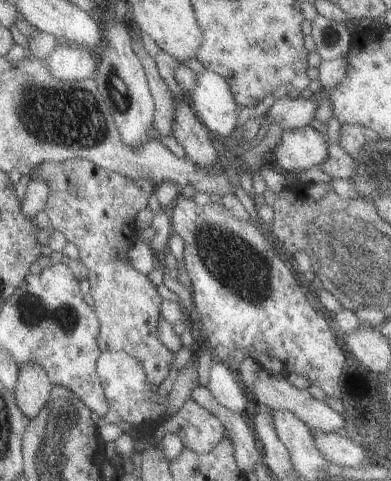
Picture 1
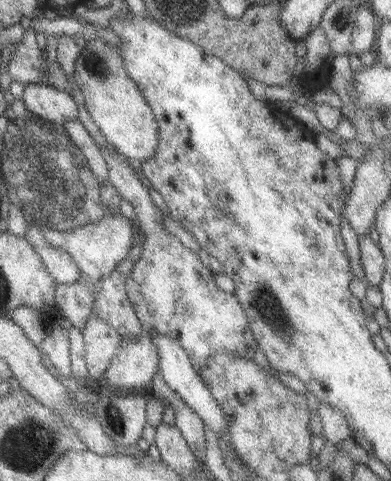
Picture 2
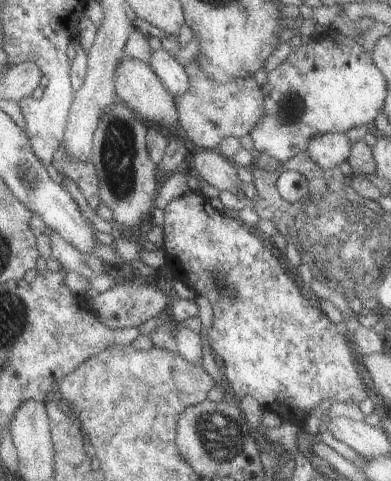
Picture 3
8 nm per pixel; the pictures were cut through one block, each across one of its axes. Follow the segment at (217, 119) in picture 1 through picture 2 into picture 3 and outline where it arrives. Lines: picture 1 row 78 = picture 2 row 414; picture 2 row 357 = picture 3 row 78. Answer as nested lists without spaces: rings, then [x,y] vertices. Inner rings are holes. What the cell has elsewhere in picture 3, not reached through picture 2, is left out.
[[[163,48],[153,50],[151,58],[145,64],[155,72],[155,76],[159,78],[159,82],[165,86],[165,90],[173,98],[181,96],[189,88],[189,80],[187,80],[185,68],[179,66],[175,62],[175,58],[169,52],[165,52]]]

